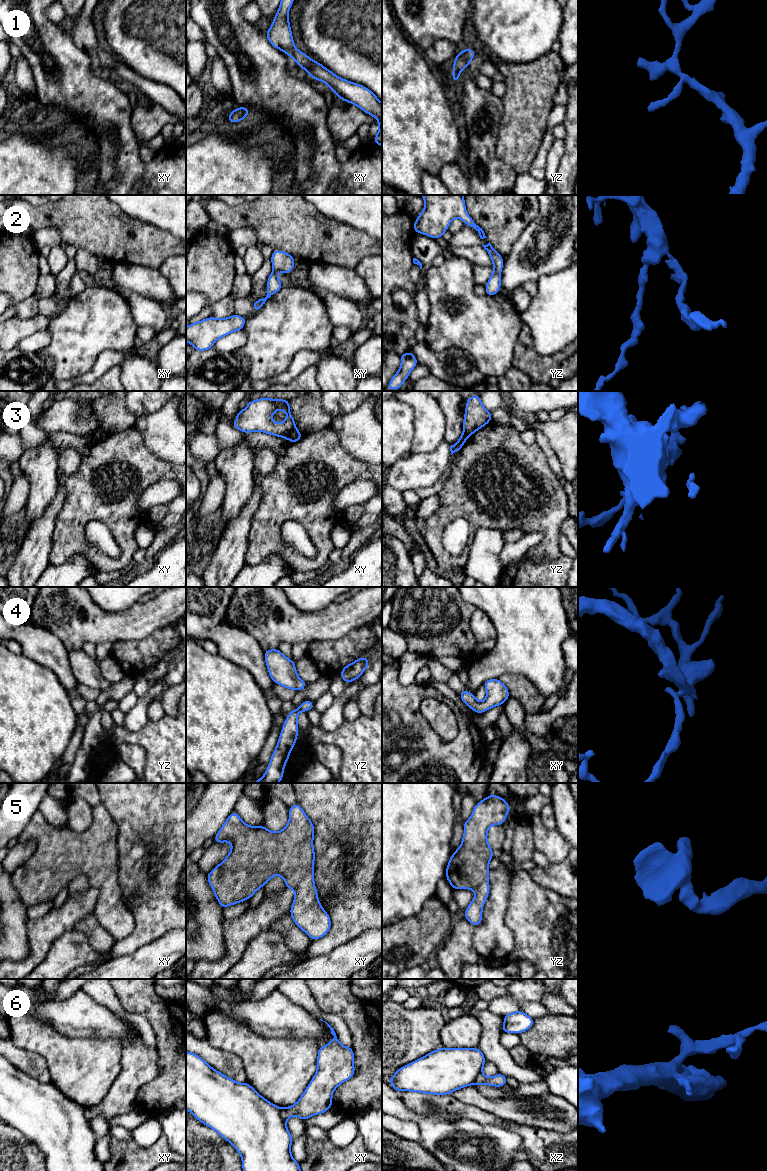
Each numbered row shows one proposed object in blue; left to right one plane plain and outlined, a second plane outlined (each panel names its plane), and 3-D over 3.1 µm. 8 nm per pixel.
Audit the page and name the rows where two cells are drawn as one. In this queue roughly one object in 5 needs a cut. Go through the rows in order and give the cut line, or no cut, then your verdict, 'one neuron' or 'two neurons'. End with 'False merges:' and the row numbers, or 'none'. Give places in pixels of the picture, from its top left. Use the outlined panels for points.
1: no cut; one neuron
2: no cut; one neuron
3: cut in xy along (295, 428), (287, 438); two neurons
4: no cut; one neuron
5: no cut; one neuron
6: cut in xy along (281, 1108), (281, 1118), (285, 1122); two neurons
False merges: 3, 6

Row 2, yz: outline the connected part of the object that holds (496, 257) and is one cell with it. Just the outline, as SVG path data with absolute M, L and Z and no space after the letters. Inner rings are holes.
M490 242L487 245L482 244L482 246L490 255L491 260L493 262L493 274L489 278L487 284L485 285L485 295L493 296L499 293L501 287L501 271L504 265L504 261L502 259L502 255L492 247Z

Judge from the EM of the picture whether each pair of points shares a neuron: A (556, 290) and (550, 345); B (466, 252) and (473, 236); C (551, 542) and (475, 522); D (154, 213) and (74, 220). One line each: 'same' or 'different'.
A: same
B: different
C: same
D: different

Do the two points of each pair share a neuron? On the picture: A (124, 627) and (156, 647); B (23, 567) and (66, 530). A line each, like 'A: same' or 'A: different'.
A: different
B: different

